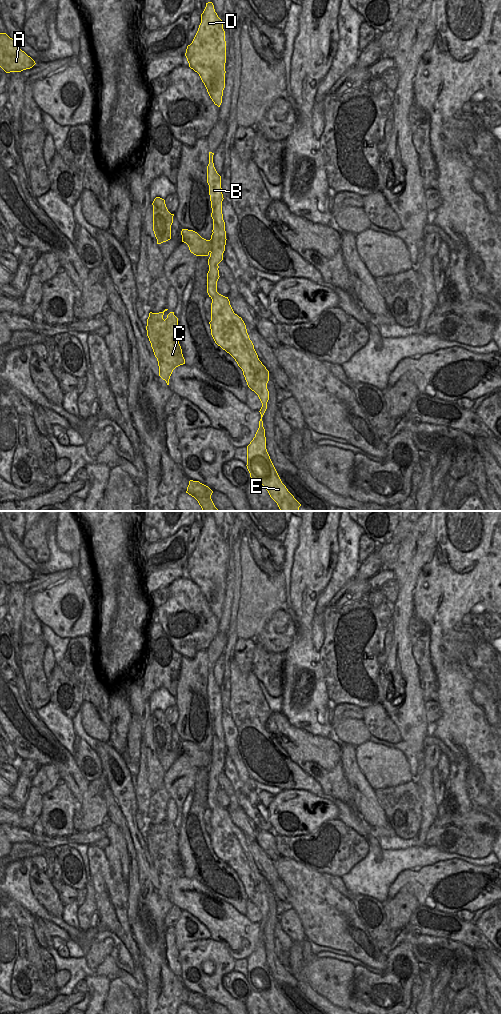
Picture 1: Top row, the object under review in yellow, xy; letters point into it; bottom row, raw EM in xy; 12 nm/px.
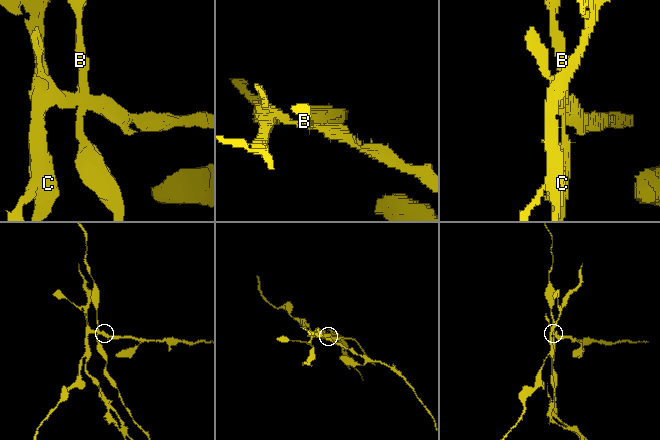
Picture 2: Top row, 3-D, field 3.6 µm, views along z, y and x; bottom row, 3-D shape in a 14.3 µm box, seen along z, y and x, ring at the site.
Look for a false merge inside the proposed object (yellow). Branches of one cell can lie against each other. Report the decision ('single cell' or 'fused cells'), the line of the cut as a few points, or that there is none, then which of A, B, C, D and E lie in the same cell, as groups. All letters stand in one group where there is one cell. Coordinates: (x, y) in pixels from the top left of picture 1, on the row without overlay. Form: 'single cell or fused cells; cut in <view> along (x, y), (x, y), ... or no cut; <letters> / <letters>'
fused cells; cut in xy along (210, 751), (212, 760), (209, 763); A C / B D E

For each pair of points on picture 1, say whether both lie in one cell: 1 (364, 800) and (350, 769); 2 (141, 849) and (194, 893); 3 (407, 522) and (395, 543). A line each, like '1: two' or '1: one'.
1: one
2: two
3: one

